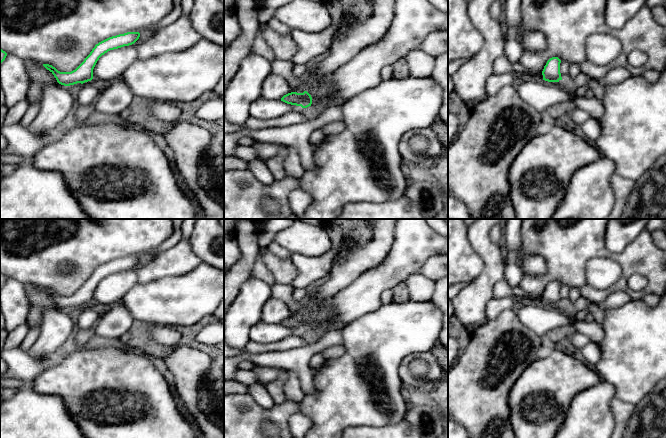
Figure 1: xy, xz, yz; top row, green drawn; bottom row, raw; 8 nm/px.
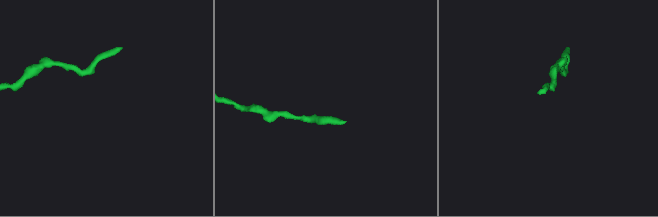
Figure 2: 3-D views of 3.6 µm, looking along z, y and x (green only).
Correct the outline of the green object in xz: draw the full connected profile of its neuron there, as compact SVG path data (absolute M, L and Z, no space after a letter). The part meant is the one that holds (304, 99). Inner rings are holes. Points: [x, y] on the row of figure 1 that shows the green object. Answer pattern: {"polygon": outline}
{"polygon": "M304 91L303 93L291 92L284 95L281 98L281 101L287 104L301 106L302 108L307 108L312 104L312 97L307 91Z"}

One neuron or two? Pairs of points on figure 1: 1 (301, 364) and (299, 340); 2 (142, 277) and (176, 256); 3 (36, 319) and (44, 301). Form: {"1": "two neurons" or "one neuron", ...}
{"1": "two neurons", "2": "one neuron", "3": "one neuron"}

